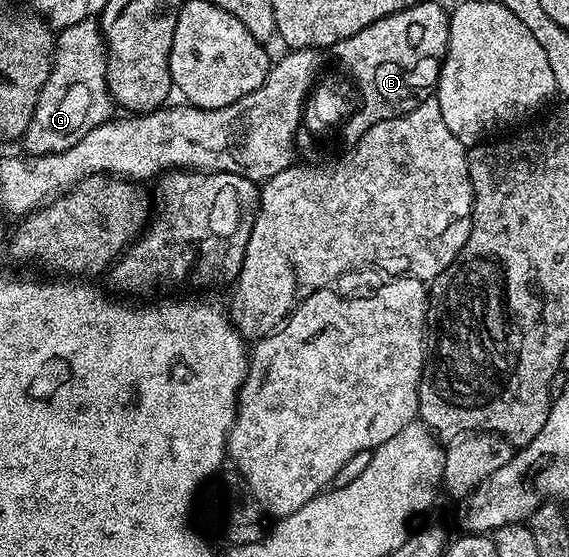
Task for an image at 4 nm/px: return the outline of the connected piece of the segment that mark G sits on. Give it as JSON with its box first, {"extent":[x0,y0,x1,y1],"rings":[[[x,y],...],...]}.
{"extent":[21,19,113,156],"rings":[[[98,19],[82,20],[58,33],[55,42],[55,61],[49,78],[41,90],[41,98],[37,98],[37,110],[28,124],[27,132],[21,137],[21,144],[27,147],[24,149],[32,156],[64,152],[77,146],[77,142],[81,142],[81,138],[85,138],[85,134],[89,134],[89,130],[108,123],[113,116],[111,108],[113,109],[113,101],[111,88],[107,85],[105,33]]]}

